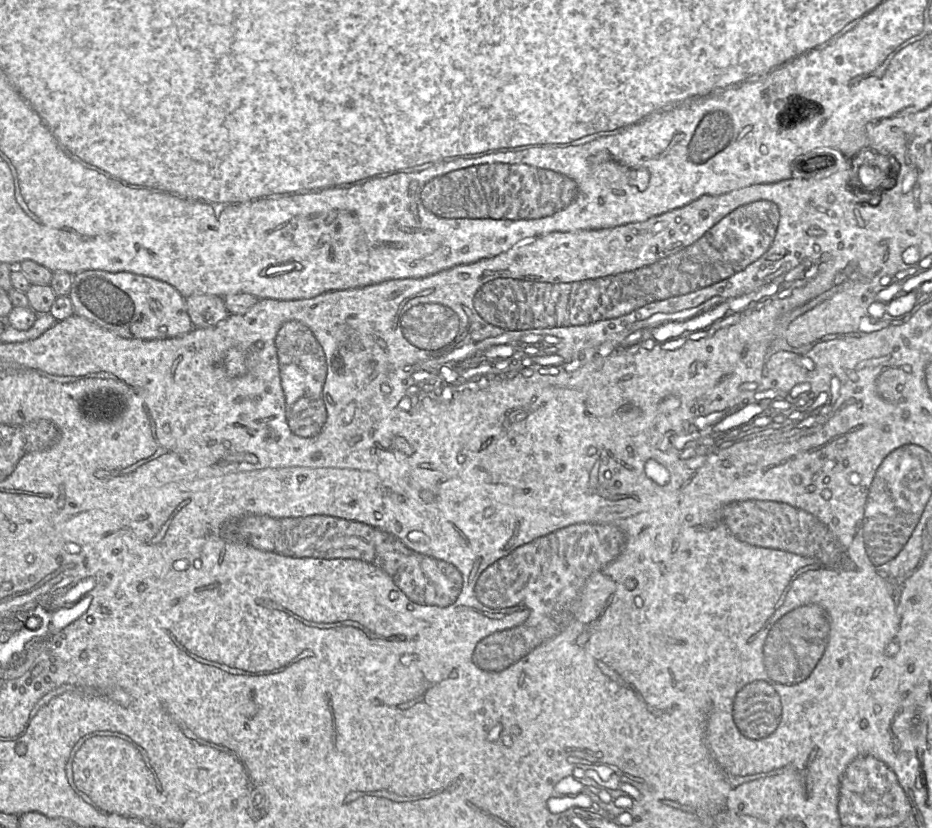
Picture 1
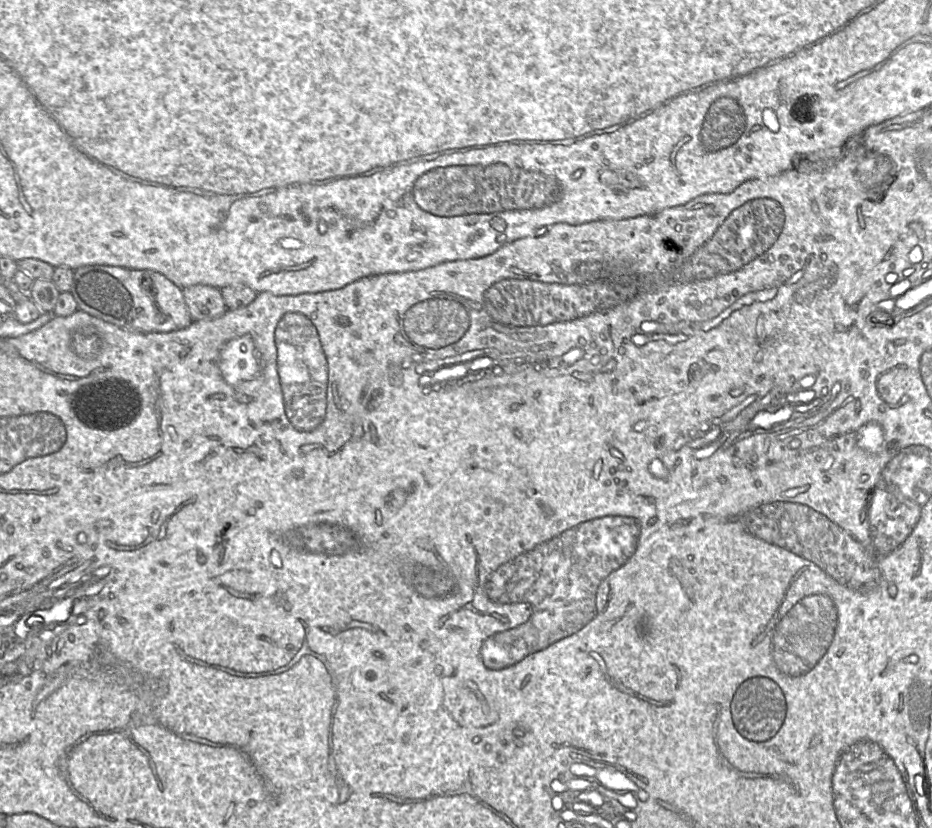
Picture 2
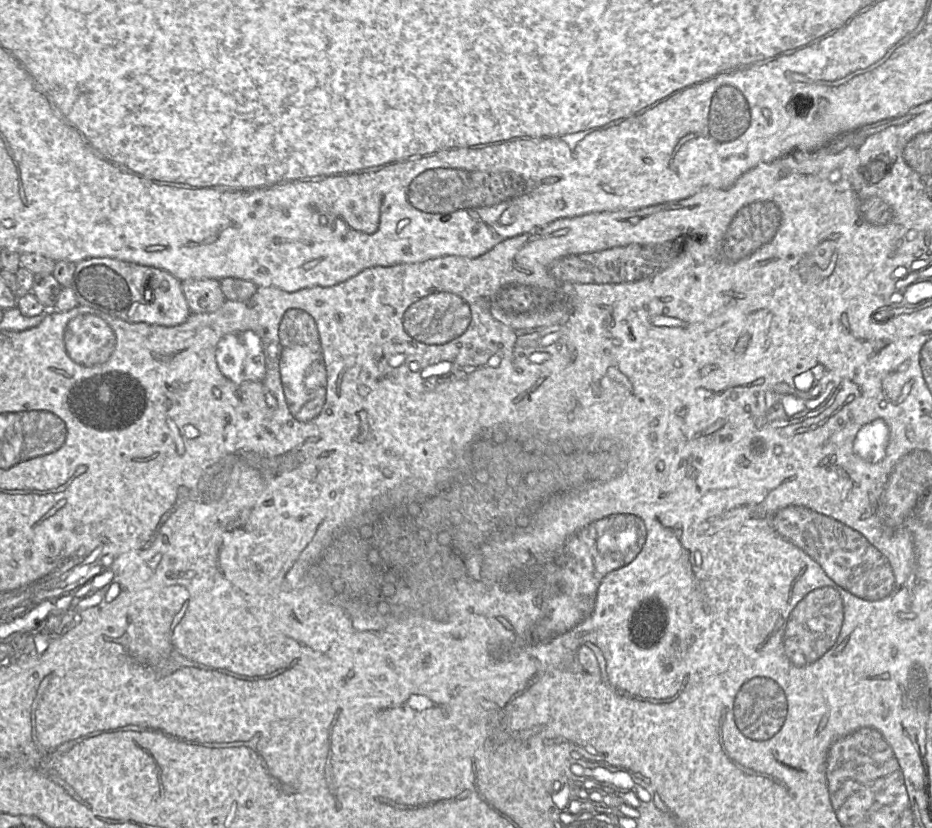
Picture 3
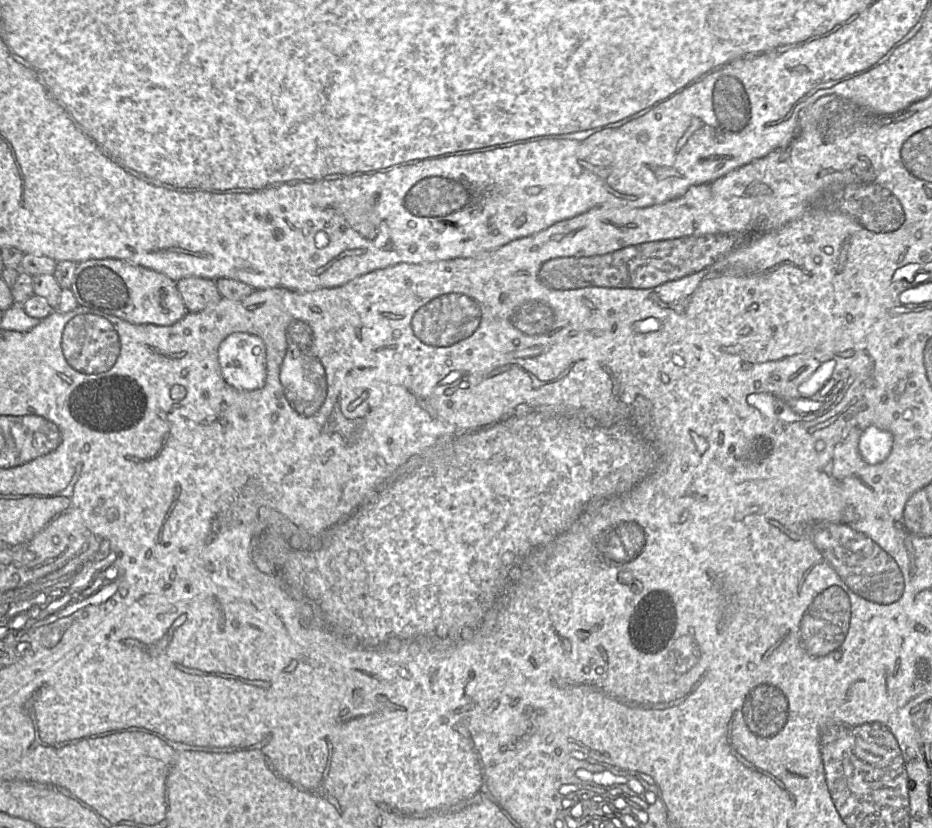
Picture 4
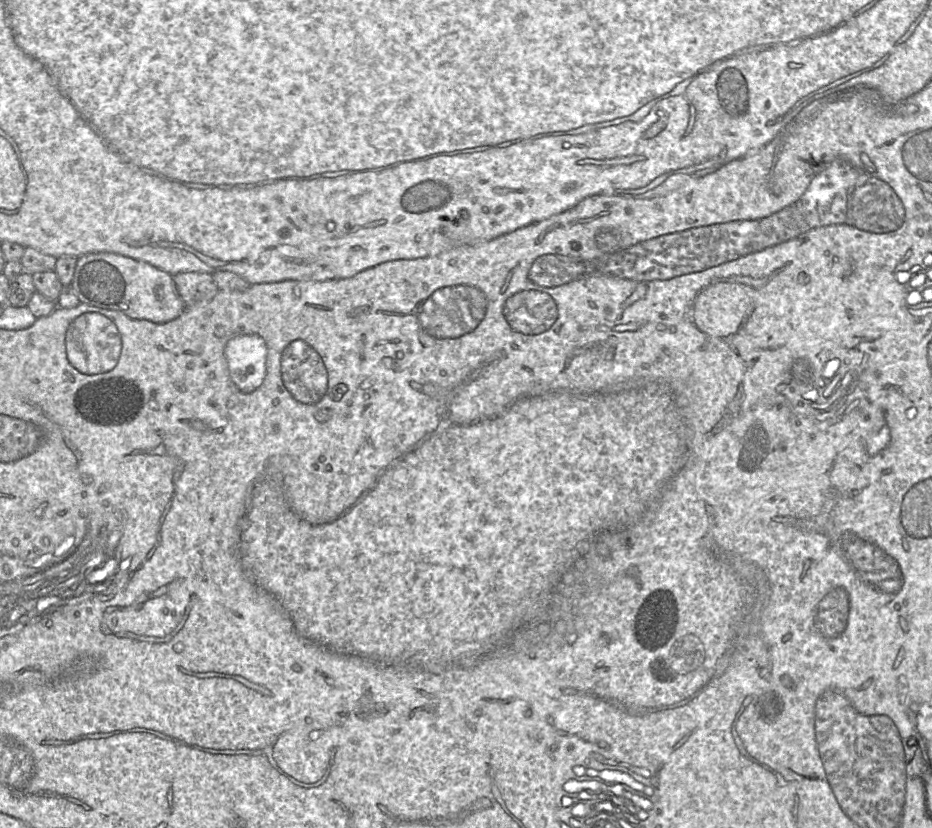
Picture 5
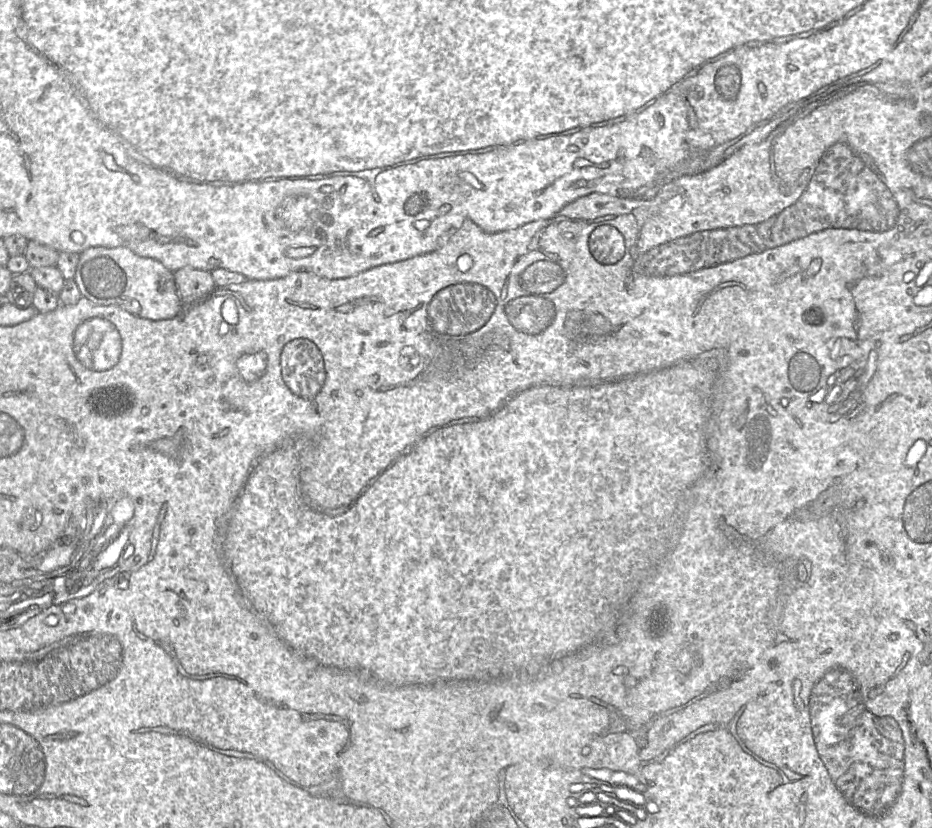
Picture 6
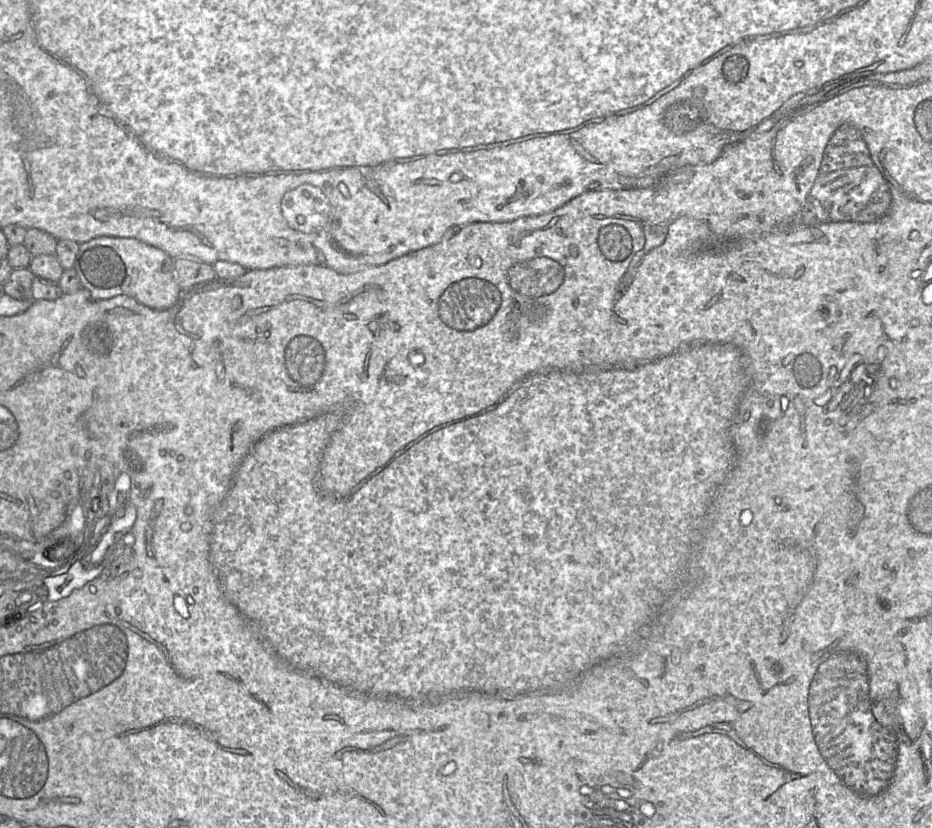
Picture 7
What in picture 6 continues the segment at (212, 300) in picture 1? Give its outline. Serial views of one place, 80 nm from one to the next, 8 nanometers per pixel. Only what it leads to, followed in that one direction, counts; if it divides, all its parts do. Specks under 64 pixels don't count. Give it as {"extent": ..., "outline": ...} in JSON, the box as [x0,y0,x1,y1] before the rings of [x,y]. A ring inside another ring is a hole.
{"extent":[173,268,217,303],"outline":[[[182,268],[174,271],[173,275],[177,292],[185,303],[203,297],[217,287],[210,271]]]}

